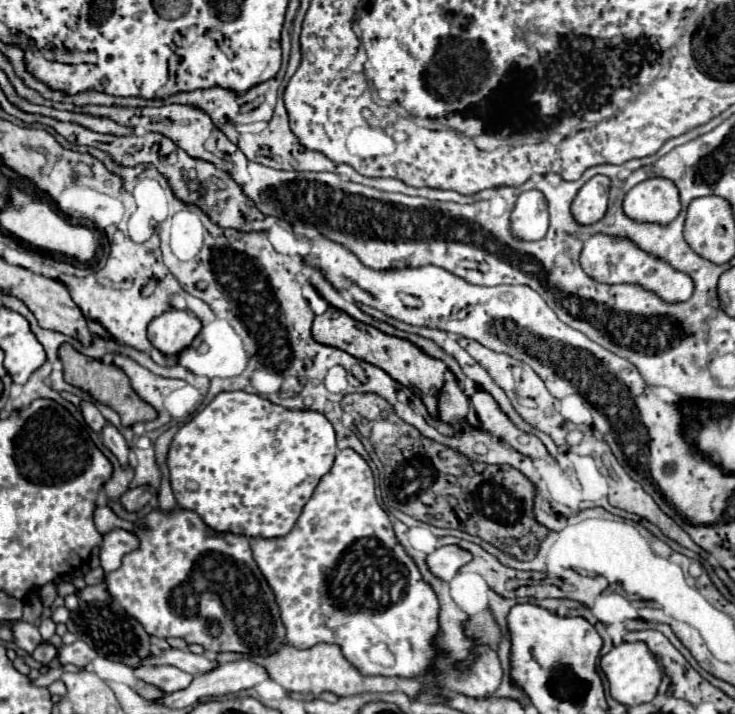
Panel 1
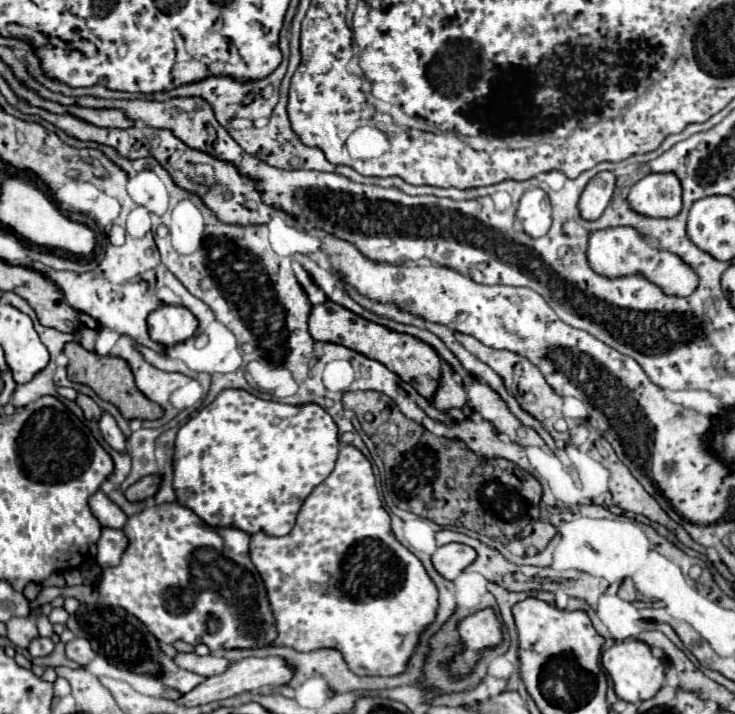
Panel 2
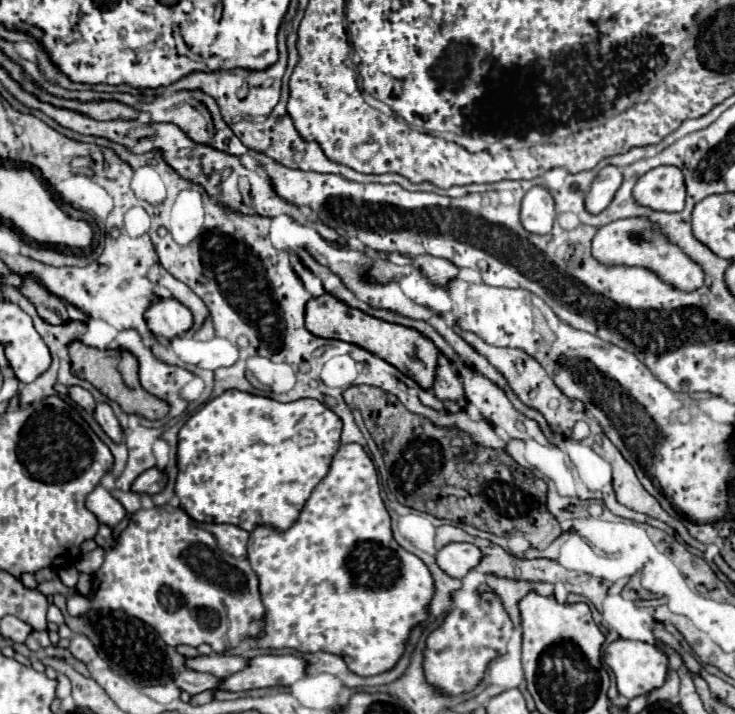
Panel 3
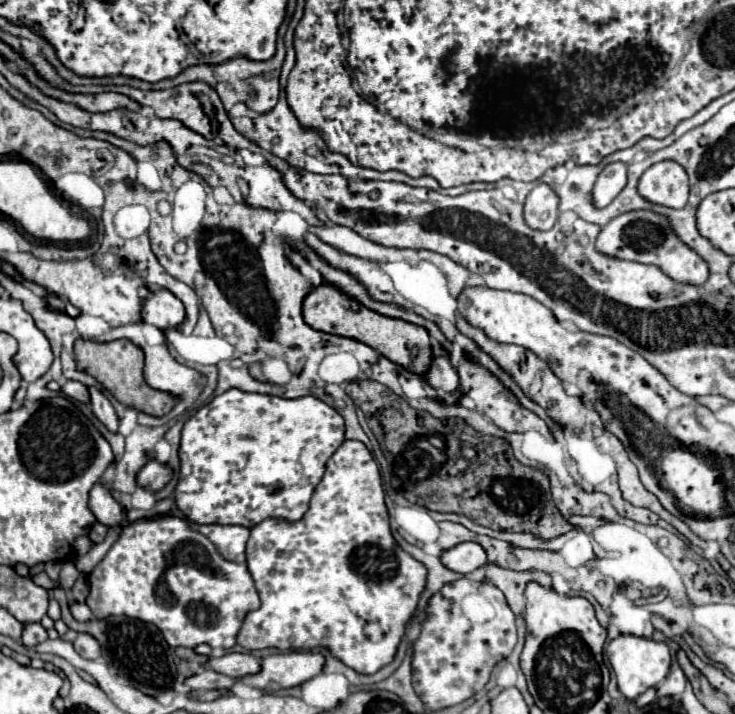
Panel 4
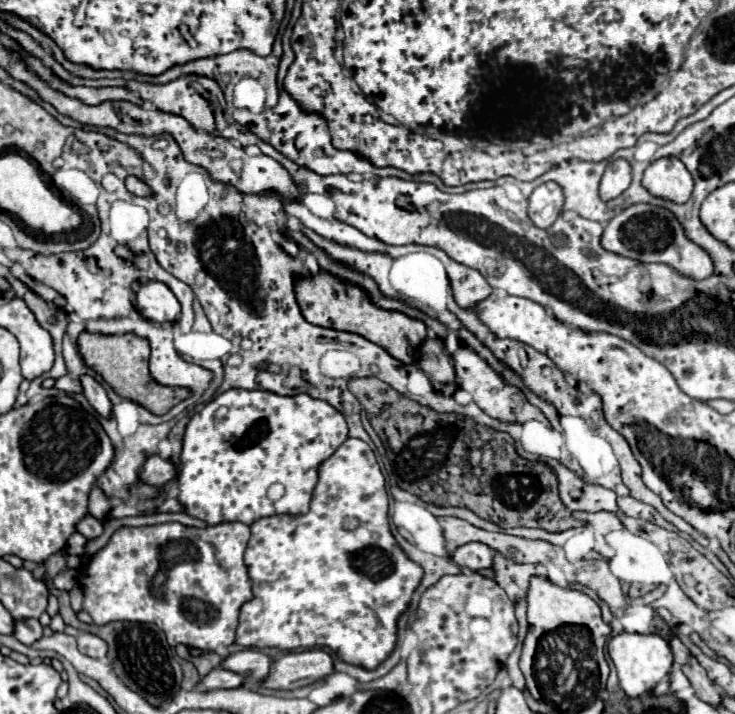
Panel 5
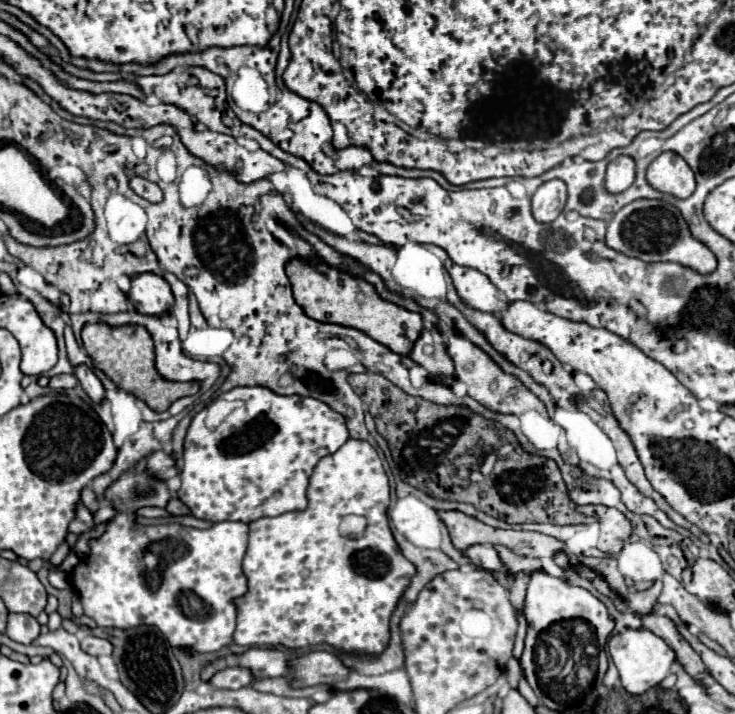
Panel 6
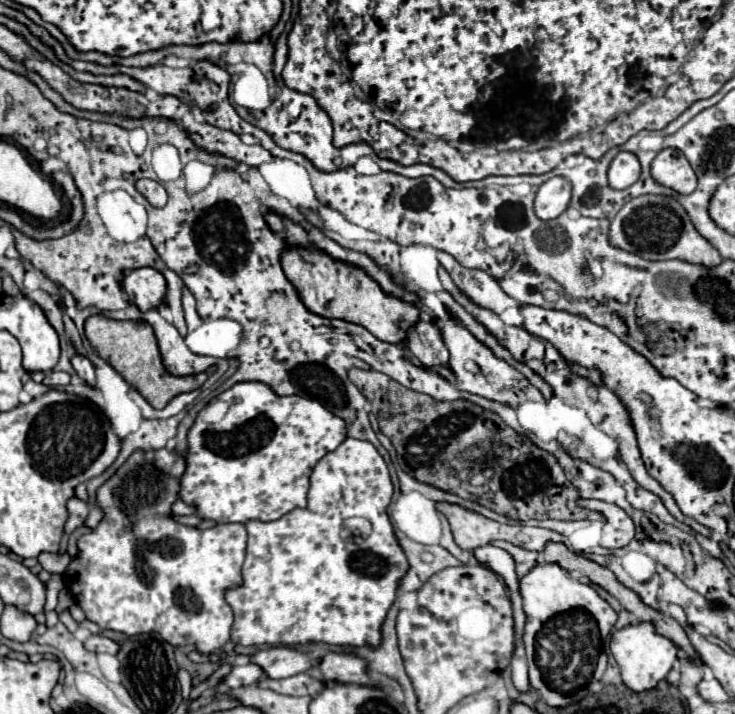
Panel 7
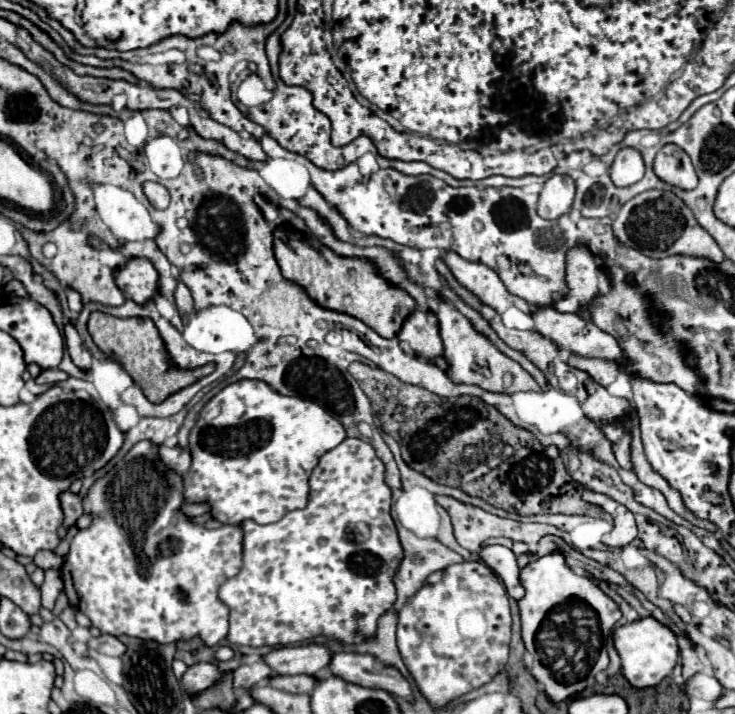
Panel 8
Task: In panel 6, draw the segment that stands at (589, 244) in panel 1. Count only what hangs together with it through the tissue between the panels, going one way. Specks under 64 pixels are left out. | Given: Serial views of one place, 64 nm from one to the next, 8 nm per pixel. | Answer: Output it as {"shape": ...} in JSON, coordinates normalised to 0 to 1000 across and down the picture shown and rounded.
{"shape":[[[863,280],[841,294],[827,314],[824,342],[876,367],[920,367],[952,384],[966,384],[974,378],[971,353],[939,328],[939,319],[925,303],[925,294],[903,280]]]}

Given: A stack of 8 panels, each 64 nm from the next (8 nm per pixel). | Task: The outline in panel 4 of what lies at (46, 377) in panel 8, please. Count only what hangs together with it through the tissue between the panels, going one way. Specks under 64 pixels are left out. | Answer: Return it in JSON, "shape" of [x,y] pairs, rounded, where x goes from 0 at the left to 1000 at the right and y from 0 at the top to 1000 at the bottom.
{"shape":[[[90,532],[84,538],[84,549],[93,555],[93,557],[103,557],[109,563],[120,563],[120,543],[112,538],[112,535],[103,535],[103,532]]]}

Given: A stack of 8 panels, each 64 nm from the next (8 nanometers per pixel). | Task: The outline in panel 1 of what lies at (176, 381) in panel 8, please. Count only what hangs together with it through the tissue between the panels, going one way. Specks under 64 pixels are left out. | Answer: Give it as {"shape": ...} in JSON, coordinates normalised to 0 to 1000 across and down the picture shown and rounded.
{"shape":[[[84,482],[82,490],[79,490],[79,499],[82,504],[87,507],[87,532],[98,541],[106,541],[117,549],[122,549],[133,563],[155,571],[163,585],[166,585],[166,594],[169,597],[180,597],[185,591],[199,591],[199,588],[210,588],[215,583],[215,577],[199,566],[196,560],[190,560],[182,549],[182,543],[177,541],[177,532],[174,527],[169,524],[169,518],[163,518],[158,510],[144,510],[139,504],[128,504],[128,501],[120,501],[114,499],[112,493],[106,493],[101,485],[95,482]]]}

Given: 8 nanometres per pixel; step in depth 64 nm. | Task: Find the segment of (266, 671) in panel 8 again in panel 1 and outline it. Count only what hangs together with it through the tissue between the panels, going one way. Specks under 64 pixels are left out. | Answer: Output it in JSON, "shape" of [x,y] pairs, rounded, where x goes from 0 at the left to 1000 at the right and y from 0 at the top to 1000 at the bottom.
{"shape":[[[190,933],[182,938],[182,944],[196,955],[215,961],[223,969],[239,969],[245,964],[256,964],[256,958],[264,952],[261,944],[248,941],[239,933]]]}

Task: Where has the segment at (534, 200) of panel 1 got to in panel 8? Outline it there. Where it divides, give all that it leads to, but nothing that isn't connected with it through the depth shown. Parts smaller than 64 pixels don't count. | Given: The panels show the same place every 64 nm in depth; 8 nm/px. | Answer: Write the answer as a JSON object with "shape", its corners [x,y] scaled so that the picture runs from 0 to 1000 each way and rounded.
{"shape":[[[751,244],[735,269],[732,300],[737,305],[762,305],[776,294],[781,272],[784,272],[784,258],[776,246]]]}

